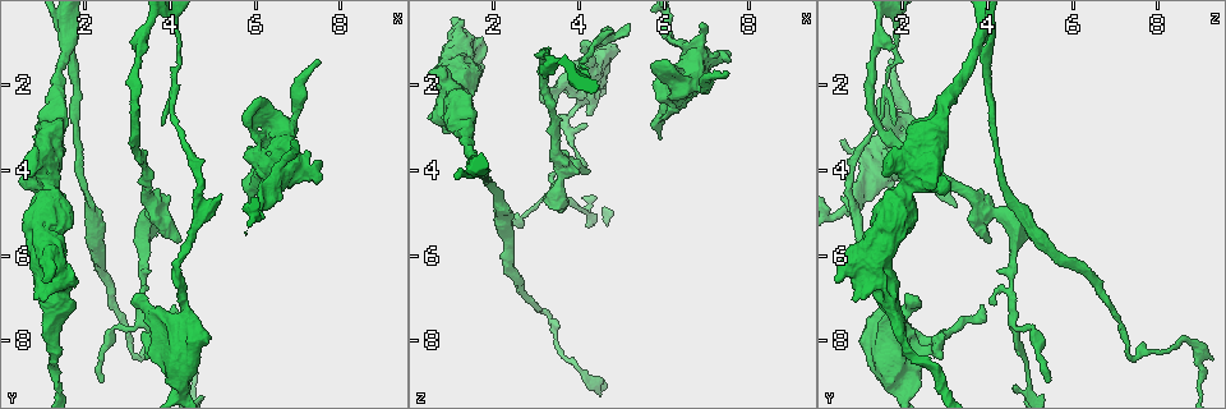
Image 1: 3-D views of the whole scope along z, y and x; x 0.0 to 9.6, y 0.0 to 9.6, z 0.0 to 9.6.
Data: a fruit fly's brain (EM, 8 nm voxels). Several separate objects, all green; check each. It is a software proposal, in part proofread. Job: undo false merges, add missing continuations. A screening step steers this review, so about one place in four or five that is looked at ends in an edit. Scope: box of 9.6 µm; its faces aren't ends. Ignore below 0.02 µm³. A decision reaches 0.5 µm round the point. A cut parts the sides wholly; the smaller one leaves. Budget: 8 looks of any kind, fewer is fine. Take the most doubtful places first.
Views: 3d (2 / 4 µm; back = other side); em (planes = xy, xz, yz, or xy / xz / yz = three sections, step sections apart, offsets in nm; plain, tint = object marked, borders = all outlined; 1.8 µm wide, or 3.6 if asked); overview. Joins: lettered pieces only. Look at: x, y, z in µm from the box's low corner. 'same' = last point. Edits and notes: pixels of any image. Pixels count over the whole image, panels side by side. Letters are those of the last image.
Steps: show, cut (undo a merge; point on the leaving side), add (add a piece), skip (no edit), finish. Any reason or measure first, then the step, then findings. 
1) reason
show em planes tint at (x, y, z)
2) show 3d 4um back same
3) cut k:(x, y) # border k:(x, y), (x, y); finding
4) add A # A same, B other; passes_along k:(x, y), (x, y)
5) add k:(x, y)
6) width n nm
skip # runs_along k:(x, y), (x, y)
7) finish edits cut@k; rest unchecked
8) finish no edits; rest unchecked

branch stops here
show 3d 4um back at (7.45, 1.45, 1.75)

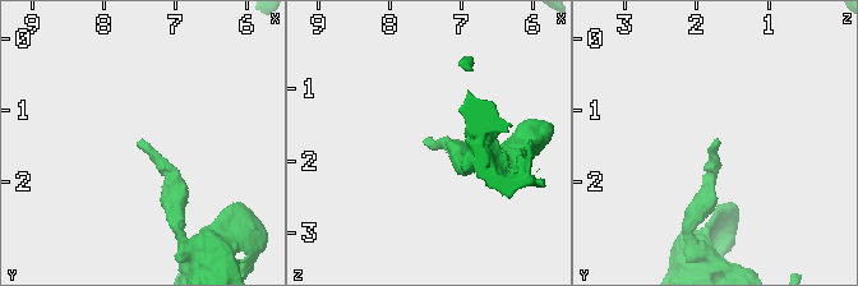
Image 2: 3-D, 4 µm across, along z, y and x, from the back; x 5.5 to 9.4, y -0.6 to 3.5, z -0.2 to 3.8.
now the EM
show em xz step 16 tint at (7.45, 1.40, 1.75)

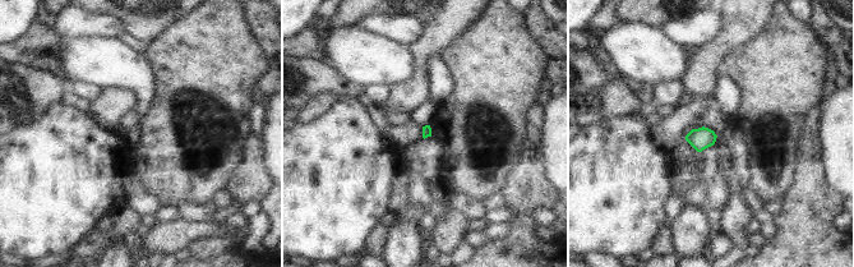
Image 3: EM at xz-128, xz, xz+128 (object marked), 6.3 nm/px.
show em planes borders same

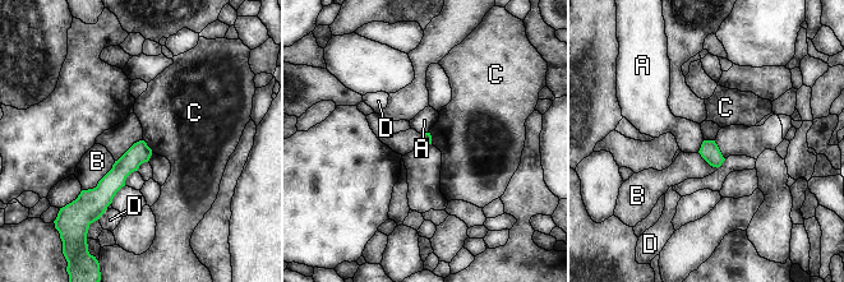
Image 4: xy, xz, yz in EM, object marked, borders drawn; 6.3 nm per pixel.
longest_contact B 280 nm
skip # A other, B other, C other, D other; none of them fits

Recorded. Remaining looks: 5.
three-way junction
show 3d 4um at (1.60, 1.35, 3.70)

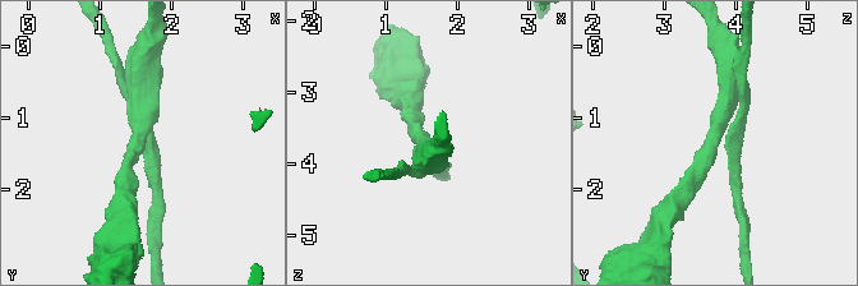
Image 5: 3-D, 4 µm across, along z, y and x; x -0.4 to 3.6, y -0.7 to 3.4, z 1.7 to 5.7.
now the EM
show em xz step 4 tint at (1.55, 1.30, 3.70)

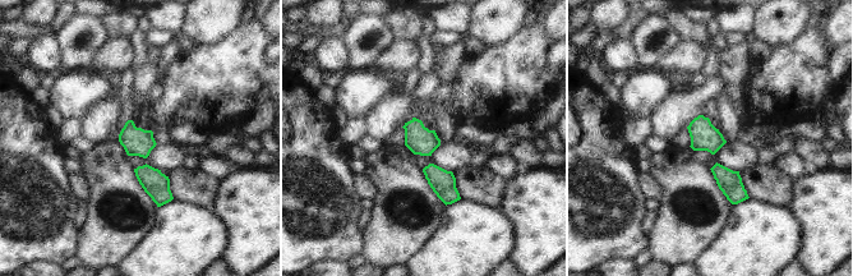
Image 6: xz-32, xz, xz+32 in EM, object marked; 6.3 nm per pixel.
show em planes borders same

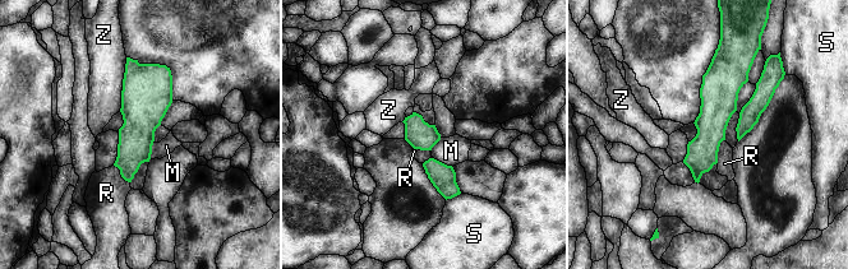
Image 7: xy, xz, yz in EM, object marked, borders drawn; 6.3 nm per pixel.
skip # M other, R other, S other, Z other; runs_along 7:(717, 59), (717, 110), (696, 176); all the same neuron

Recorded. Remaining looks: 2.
branch point
show em xy step 4 borders at (4.75, 5.05, 0.85)

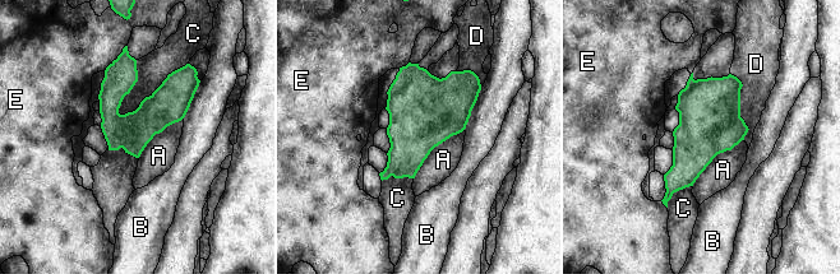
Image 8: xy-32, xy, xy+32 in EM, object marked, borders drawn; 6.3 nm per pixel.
show em planes borders same

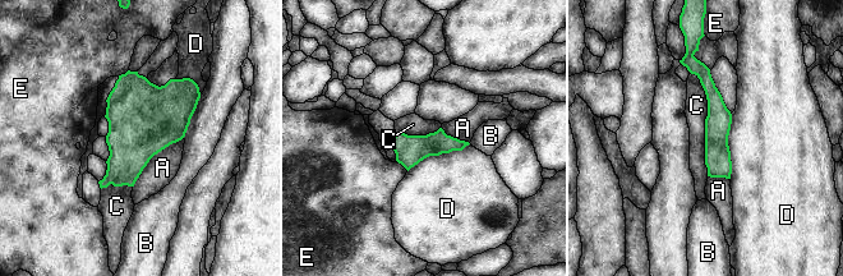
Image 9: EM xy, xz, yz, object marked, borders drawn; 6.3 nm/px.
skip # A other, B other, C other, D other, E other; border 9:(690, 72), (706, 100), (708, 175); all the same neuron

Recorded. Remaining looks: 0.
finish no edits; rest unchecked

